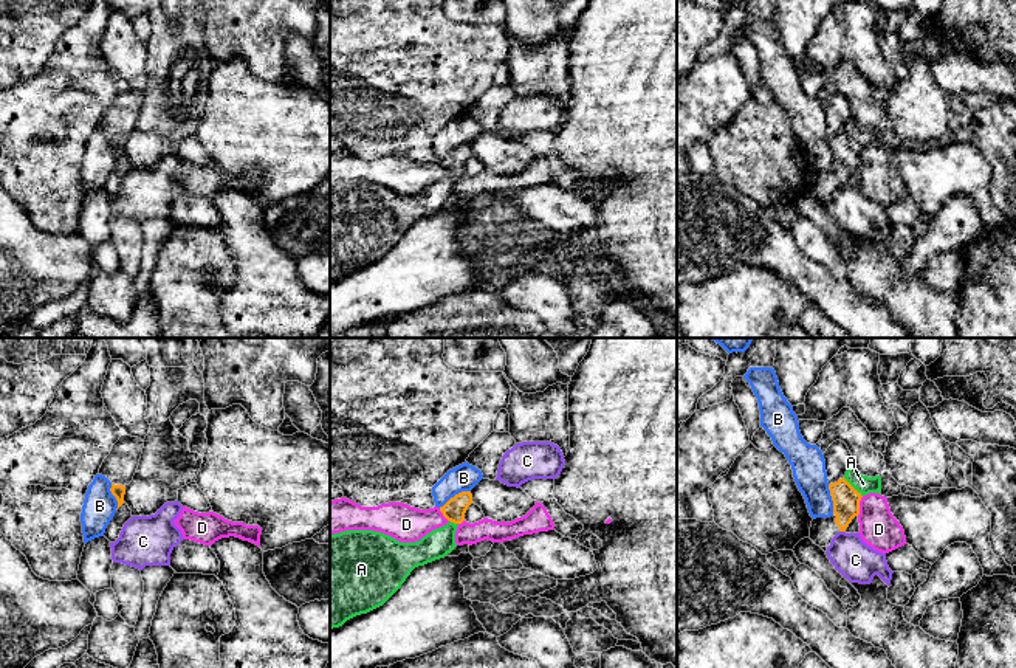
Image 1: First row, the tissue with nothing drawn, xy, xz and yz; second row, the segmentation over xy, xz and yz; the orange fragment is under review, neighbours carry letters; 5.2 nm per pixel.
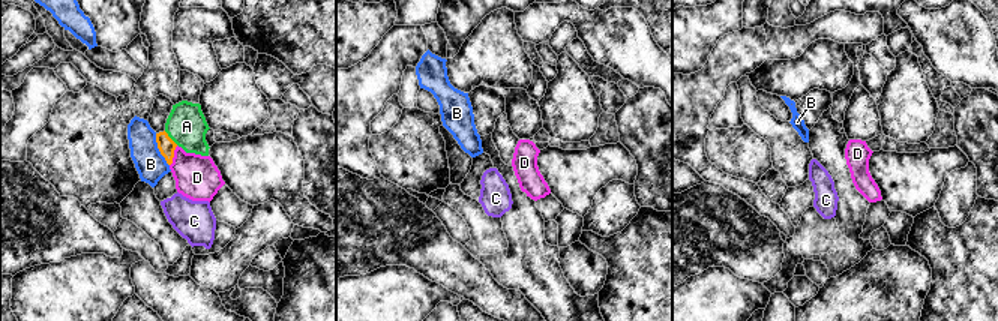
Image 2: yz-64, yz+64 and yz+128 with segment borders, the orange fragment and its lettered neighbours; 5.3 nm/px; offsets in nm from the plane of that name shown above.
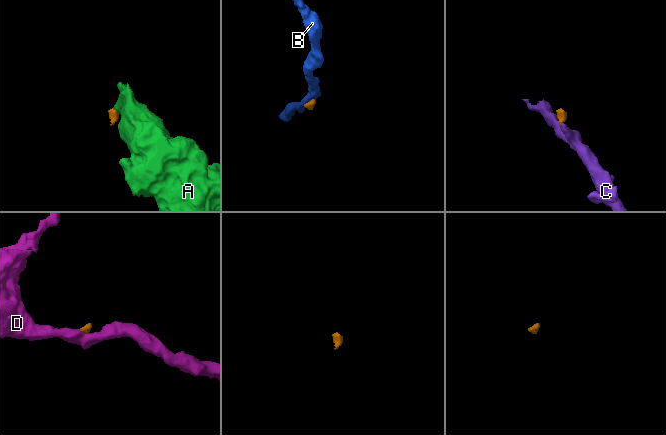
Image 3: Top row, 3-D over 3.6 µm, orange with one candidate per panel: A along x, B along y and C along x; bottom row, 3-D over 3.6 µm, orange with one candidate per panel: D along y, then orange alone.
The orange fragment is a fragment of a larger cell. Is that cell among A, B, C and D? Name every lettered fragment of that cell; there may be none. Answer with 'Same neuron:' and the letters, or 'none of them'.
Same neuron: A

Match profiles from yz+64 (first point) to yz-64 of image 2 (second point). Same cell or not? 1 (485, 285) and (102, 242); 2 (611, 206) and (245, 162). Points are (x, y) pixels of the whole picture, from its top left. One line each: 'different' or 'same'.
1: same
2: different

